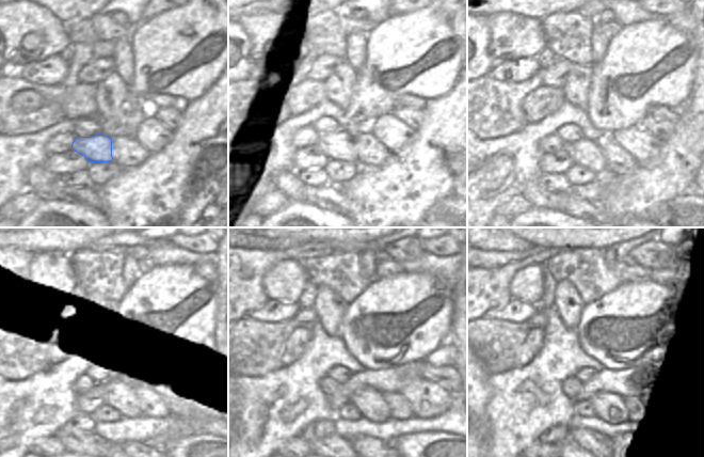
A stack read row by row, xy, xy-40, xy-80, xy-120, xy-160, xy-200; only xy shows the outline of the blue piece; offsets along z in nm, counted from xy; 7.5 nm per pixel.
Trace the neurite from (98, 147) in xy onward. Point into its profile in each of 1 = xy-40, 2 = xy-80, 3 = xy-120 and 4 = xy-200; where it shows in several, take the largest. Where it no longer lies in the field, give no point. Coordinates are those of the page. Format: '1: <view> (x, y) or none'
1: xy-40 (336, 145)
2: xy-80 (587, 153)
3: xy-120 (124, 398)
4: xy-200 (611, 407)

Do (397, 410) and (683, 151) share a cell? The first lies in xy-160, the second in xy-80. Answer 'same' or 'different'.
different

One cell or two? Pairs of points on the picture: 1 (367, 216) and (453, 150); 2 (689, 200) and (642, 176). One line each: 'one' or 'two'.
1: one
2: two

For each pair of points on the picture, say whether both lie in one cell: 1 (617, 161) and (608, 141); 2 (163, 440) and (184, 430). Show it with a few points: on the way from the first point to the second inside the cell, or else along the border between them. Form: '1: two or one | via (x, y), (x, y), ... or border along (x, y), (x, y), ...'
1: one | via (616, 156), (609, 146)
2: one | via (169, 437), (178, 430)

